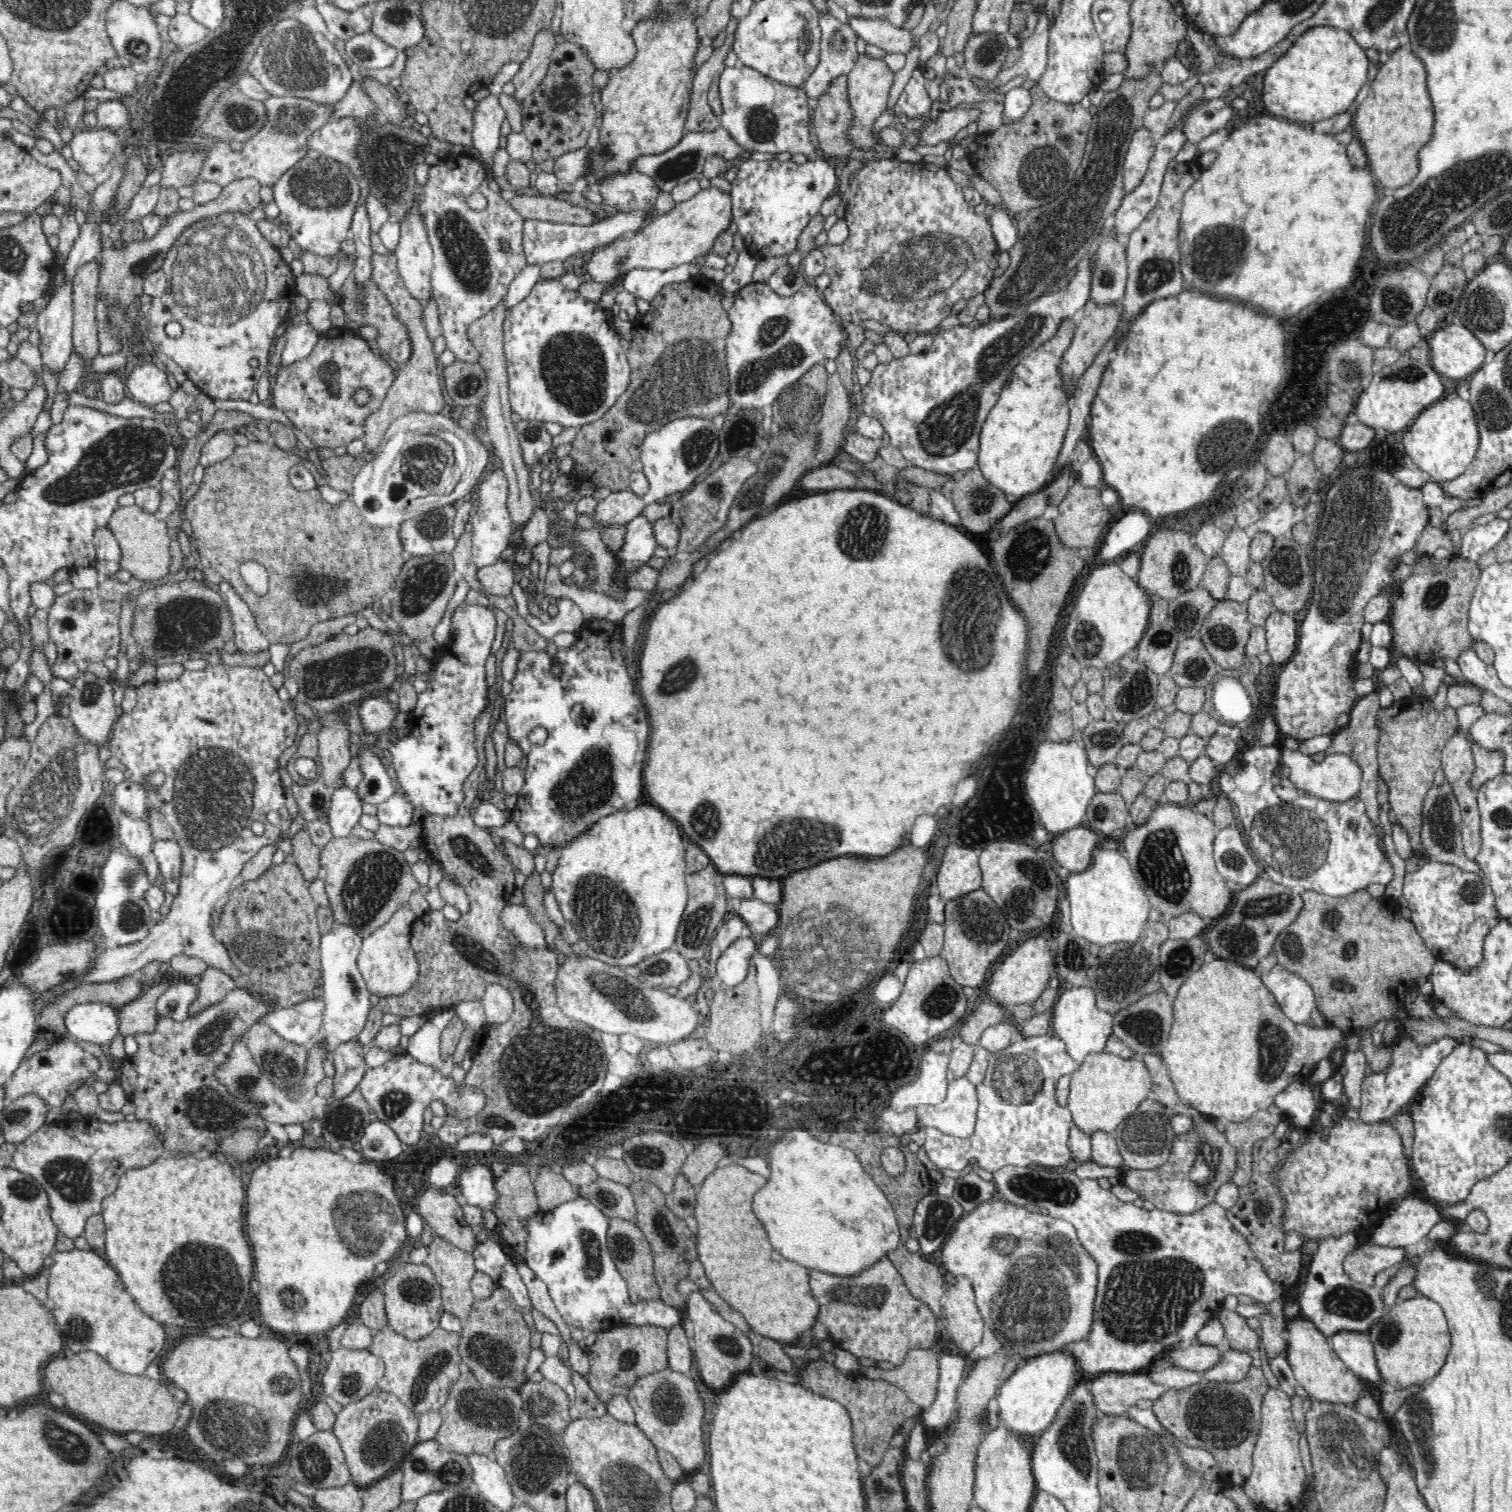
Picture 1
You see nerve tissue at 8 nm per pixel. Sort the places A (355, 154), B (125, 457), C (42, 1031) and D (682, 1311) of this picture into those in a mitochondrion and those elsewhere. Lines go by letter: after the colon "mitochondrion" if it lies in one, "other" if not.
A: mitochondrion
B: mitochondrion
C: other
D: other

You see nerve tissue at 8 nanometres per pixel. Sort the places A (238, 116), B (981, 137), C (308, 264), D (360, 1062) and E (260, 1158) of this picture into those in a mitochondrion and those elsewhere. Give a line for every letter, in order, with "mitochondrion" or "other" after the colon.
A: mitochondrion
B: other
C: other
D: other
E: other

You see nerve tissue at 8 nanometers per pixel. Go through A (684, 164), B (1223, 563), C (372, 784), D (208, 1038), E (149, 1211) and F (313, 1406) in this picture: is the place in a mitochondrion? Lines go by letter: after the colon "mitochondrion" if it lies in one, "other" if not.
A: mitochondrion
B: other
C: mitochondrion
D: mitochondrion
E: other
F: other

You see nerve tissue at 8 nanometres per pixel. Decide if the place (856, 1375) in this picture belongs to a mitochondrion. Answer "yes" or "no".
no

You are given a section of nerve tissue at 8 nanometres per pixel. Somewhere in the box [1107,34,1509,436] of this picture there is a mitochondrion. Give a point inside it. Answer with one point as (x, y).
(1217, 250)

